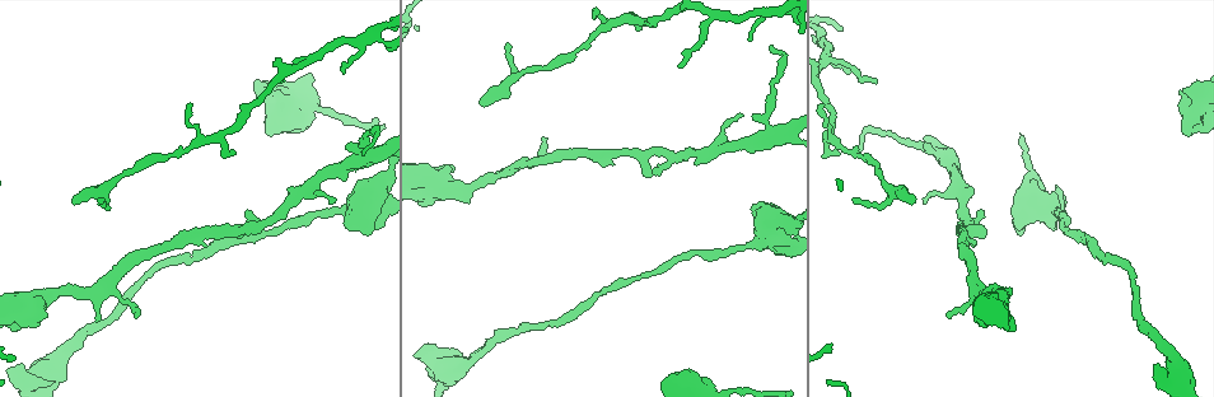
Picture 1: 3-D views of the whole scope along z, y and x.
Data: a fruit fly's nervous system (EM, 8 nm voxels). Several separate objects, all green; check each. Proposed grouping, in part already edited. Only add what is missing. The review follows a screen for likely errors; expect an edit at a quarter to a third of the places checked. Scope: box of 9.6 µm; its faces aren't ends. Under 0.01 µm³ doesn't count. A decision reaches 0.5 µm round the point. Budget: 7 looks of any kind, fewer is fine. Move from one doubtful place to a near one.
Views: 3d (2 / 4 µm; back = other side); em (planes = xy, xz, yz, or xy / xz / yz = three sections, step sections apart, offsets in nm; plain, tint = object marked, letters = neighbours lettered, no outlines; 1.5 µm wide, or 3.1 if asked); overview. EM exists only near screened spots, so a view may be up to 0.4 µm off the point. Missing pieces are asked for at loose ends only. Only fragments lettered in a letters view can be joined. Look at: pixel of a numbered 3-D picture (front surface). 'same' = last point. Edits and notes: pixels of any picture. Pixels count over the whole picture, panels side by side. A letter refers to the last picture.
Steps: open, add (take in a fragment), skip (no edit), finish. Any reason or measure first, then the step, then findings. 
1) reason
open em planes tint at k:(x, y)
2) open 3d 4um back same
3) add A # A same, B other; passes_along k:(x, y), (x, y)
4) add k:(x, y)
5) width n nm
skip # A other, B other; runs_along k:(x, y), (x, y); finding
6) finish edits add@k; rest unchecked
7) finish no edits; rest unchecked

an open end
open 3d 2um at 1:(914, 201)

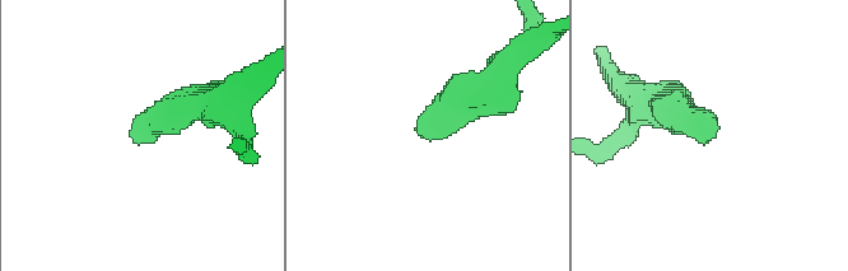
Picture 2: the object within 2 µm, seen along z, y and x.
open em yz step 4 letters at 2:(708, 138)

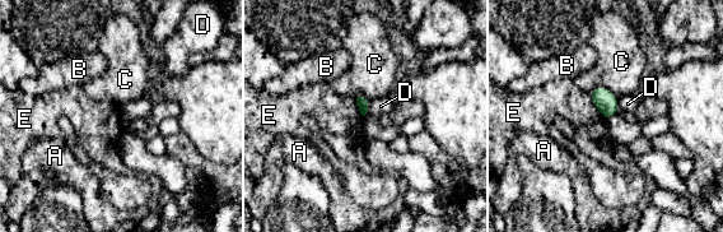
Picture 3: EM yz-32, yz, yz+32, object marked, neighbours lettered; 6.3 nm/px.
skip # A other, B other, C other, D other, E other; border 3:(588, 94), (603, 120); no lettered fragment goes on from it

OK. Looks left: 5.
free end
open em planes letters at 1:(19, 366)

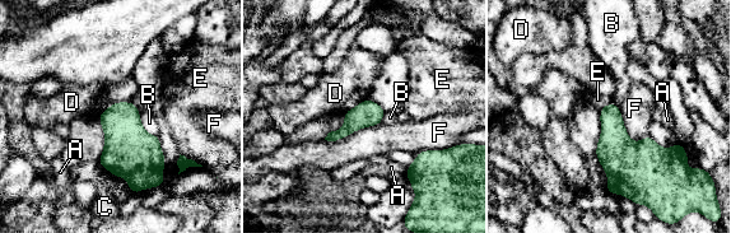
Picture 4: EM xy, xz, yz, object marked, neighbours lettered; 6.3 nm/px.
skip # A other, B other, C other, D other, E other, F other; border 4:(367, 97), (343, 113); none of them fits

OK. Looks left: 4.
free end
open 3d 2um back at 1:(679, 68)

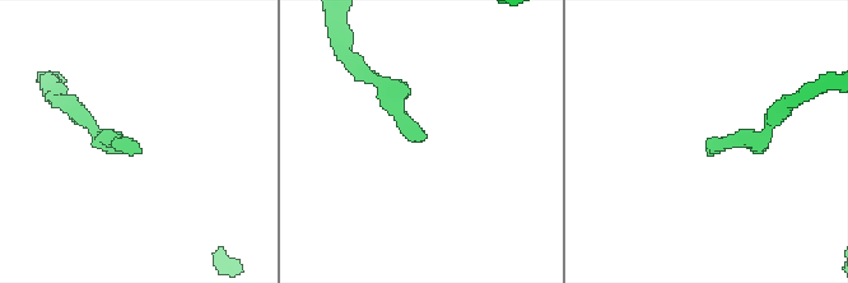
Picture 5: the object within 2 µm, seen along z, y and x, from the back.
open em planes letters at 5:(710, 153)

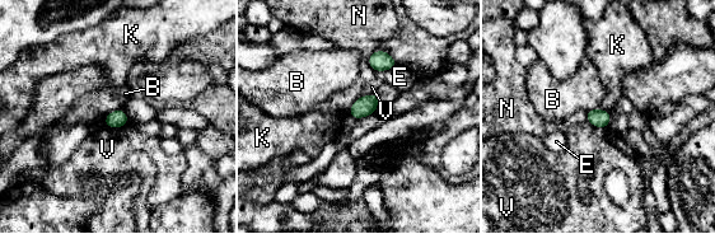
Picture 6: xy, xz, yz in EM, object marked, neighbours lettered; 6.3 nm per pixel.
longest_contact E 160 nm
skip # B other, E other, K other, N other, V other; border 6:(360, 97), (375, 92), (379, 103); none of them fits

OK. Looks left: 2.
finish no edits; rest unchecked

